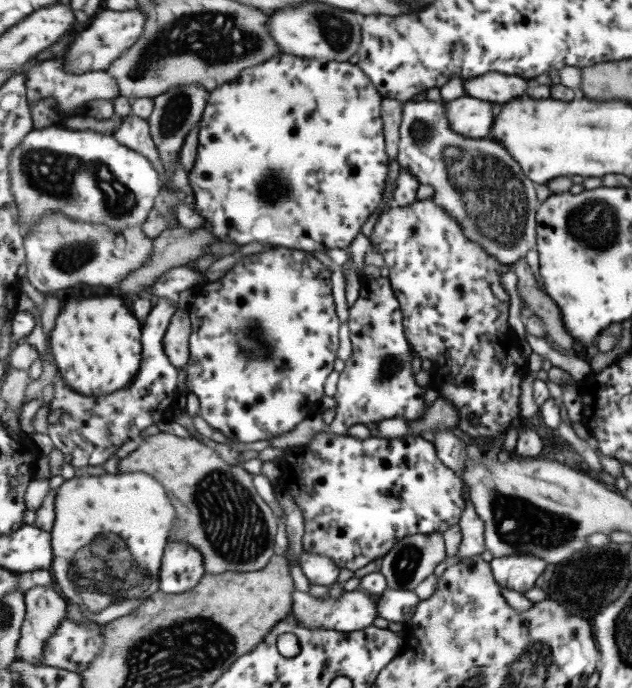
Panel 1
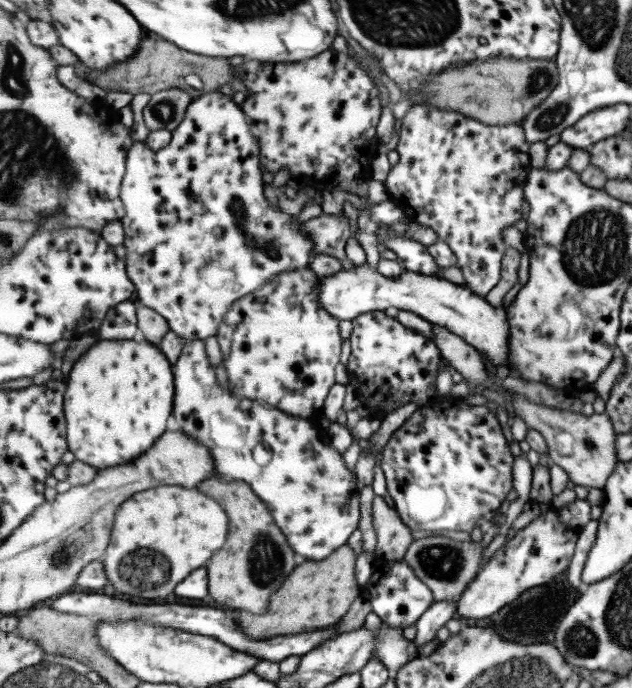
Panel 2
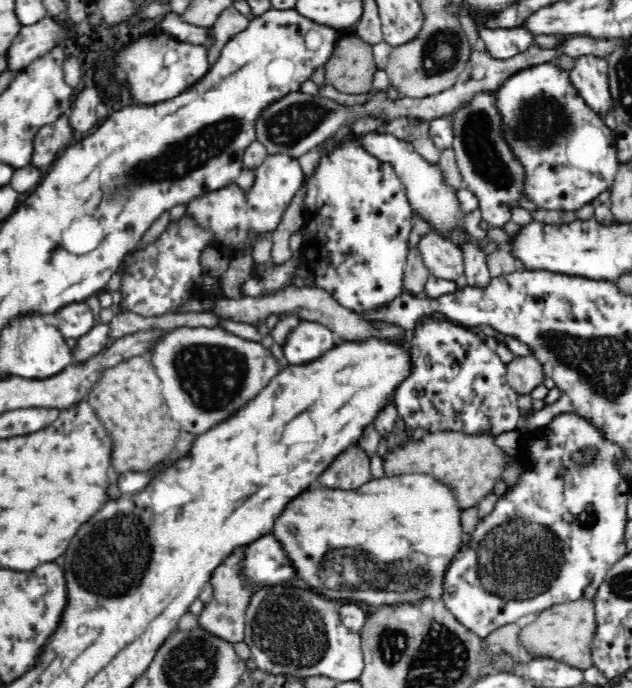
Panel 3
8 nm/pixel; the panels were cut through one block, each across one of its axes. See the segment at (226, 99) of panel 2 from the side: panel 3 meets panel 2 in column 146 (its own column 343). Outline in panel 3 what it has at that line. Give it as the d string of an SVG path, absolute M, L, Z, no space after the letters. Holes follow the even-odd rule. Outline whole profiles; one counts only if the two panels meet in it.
M358 140L344 142L338 147L322 158L314 178L306 184L305 226L302 227L303 240L299 251L301 262L312 274L316 286L330 293L340 305L360 314L389 303L405 292L403 268L407 261L414 214L402 183L390 164L369 154Z

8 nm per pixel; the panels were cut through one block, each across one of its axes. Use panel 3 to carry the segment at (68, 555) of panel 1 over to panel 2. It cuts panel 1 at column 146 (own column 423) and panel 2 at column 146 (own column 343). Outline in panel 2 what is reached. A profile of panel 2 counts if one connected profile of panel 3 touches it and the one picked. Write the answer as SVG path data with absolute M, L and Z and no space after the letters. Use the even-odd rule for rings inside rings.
M159 486L135 494L121 506L107 549L105 566L110 584L115 582L119 592L140 598L175 596L177 586L193 570L205 566L225 546L227 536L227 512L197 488Z

